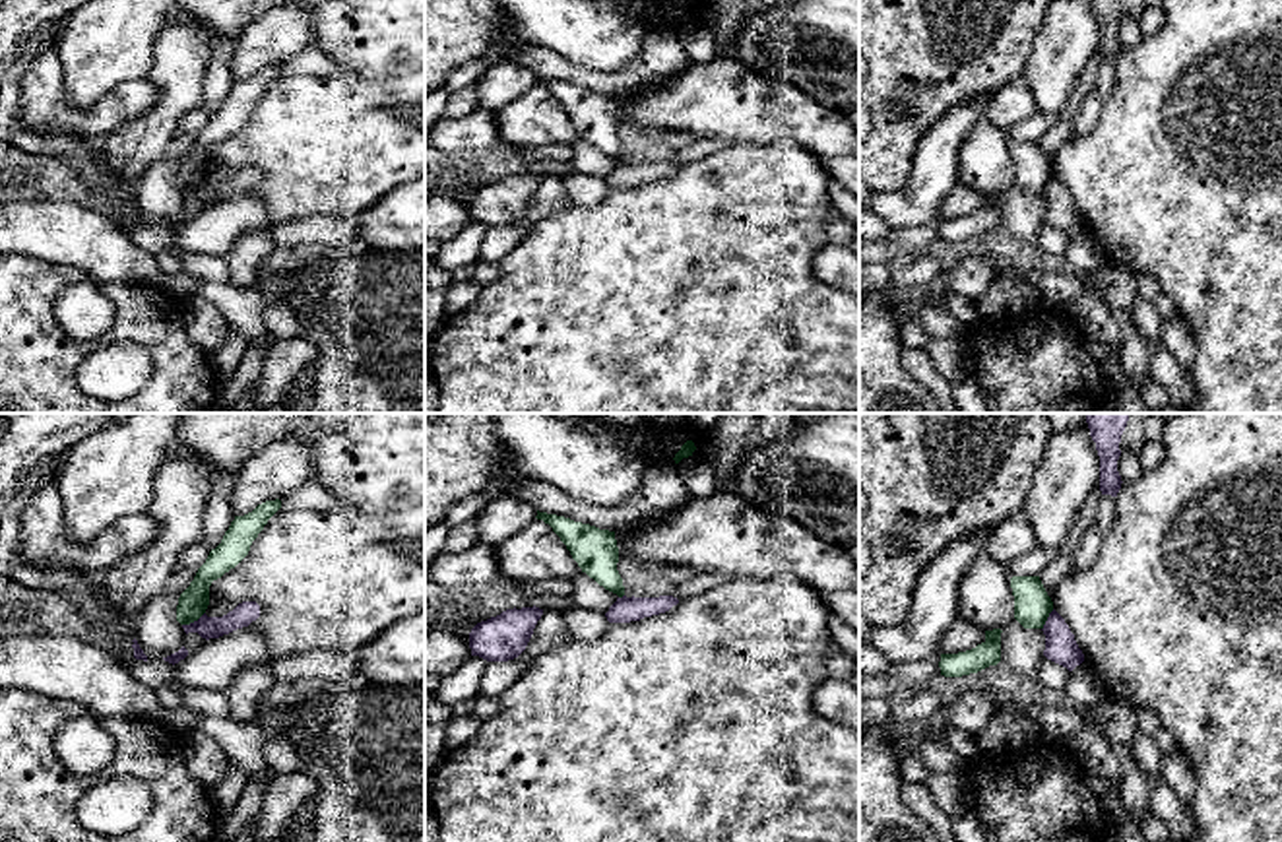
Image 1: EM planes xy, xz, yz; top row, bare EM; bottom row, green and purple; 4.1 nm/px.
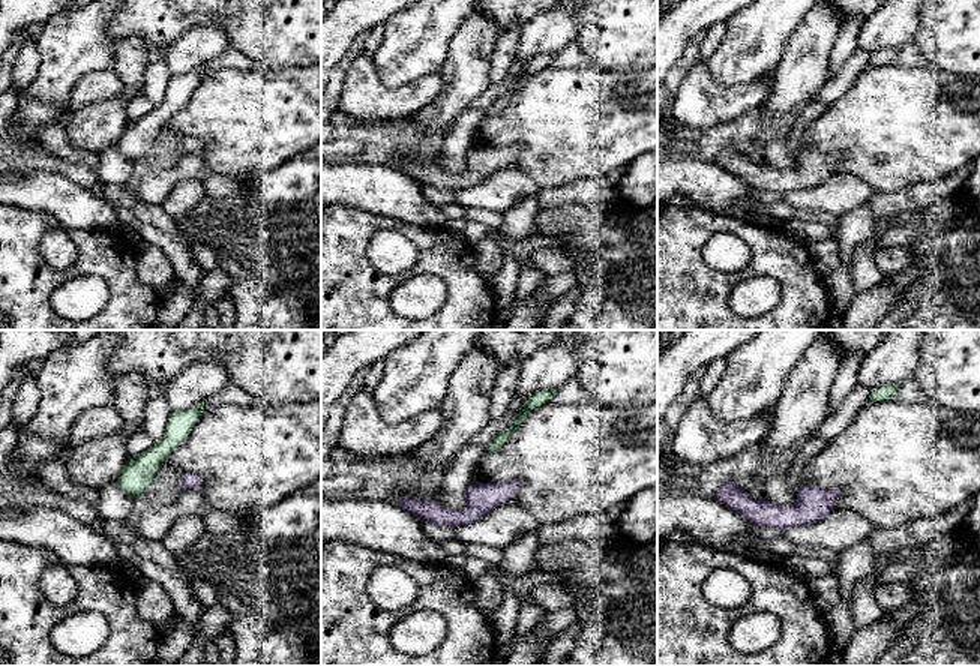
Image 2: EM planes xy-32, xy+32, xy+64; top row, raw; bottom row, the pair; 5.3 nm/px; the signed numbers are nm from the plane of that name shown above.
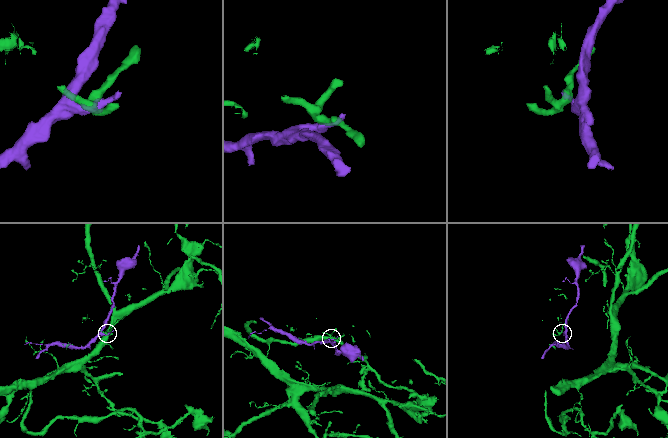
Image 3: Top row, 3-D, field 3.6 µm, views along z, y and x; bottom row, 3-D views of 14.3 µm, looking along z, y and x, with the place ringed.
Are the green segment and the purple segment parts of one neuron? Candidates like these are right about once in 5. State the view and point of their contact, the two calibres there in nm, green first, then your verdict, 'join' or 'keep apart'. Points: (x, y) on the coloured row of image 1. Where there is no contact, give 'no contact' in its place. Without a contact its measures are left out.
xy (192, 621) | 120/100 nm | keep apart

